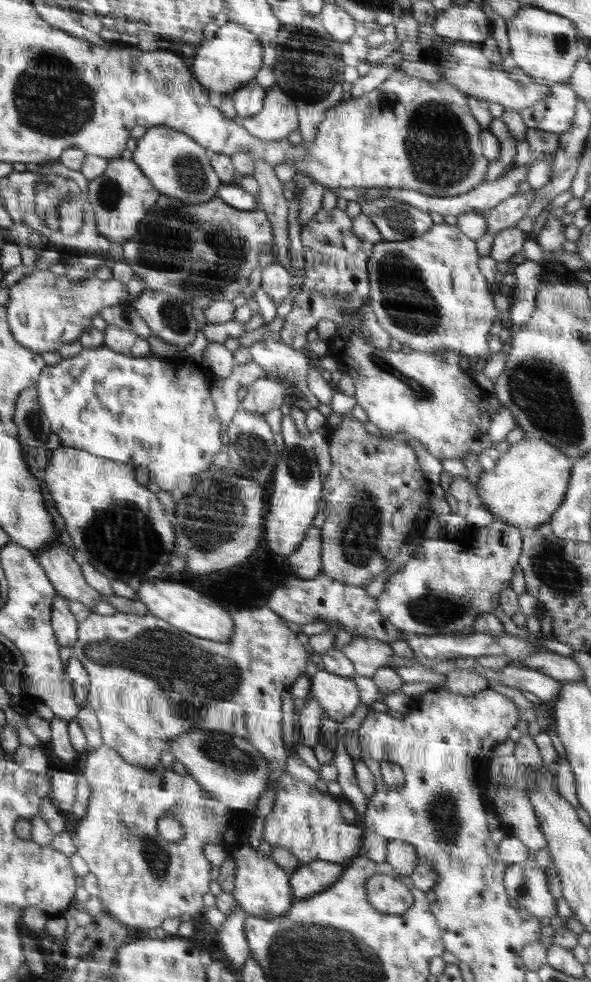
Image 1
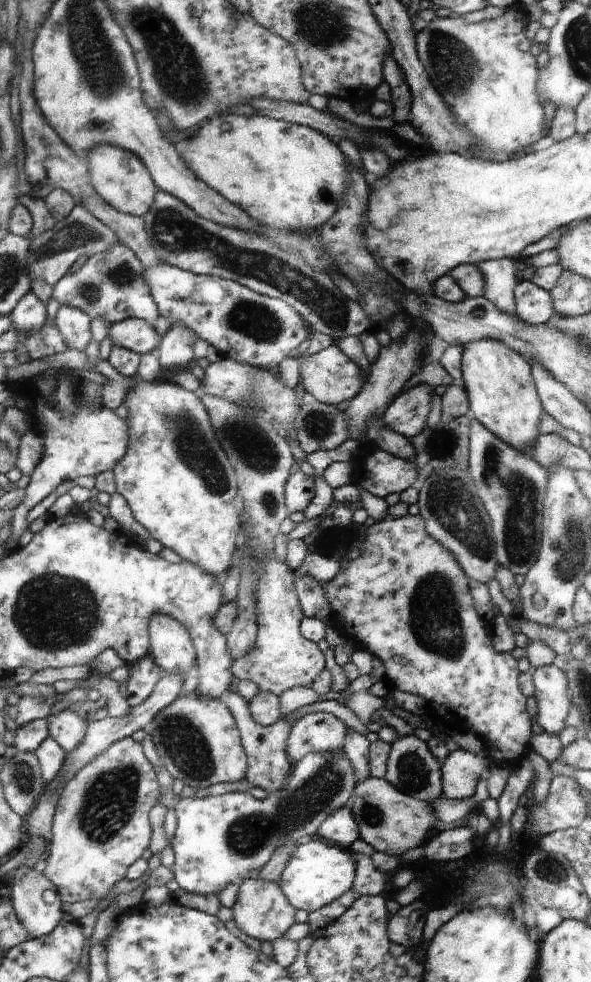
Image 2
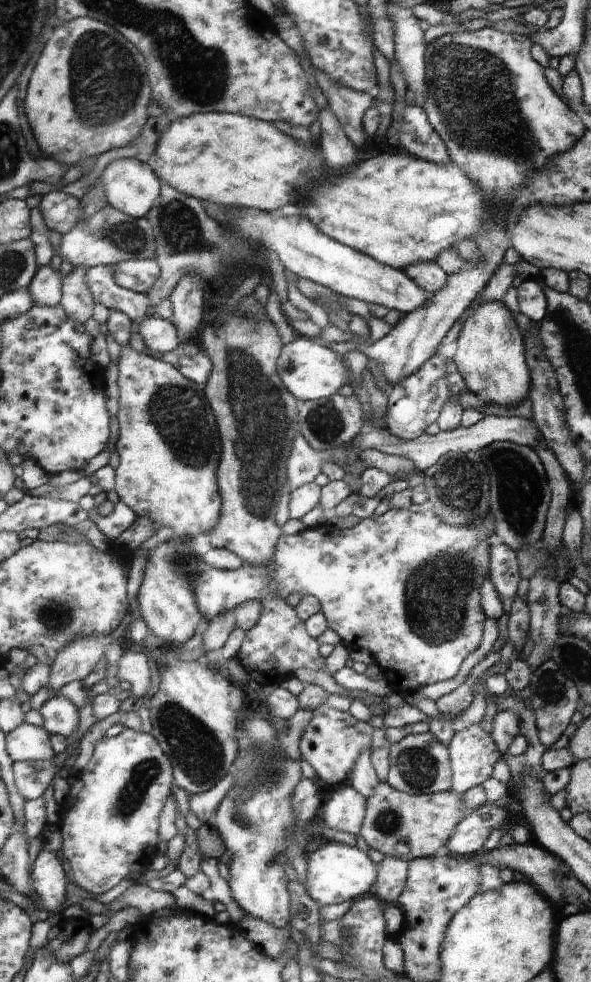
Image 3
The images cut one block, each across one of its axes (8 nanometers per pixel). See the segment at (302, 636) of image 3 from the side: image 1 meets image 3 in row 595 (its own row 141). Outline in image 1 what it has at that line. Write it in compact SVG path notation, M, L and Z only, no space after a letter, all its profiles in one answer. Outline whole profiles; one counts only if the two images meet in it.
M275 84L267 90L262 110L241 119L240 123L252 136L271 142L286 139L299 128L293 100L285 96Z

